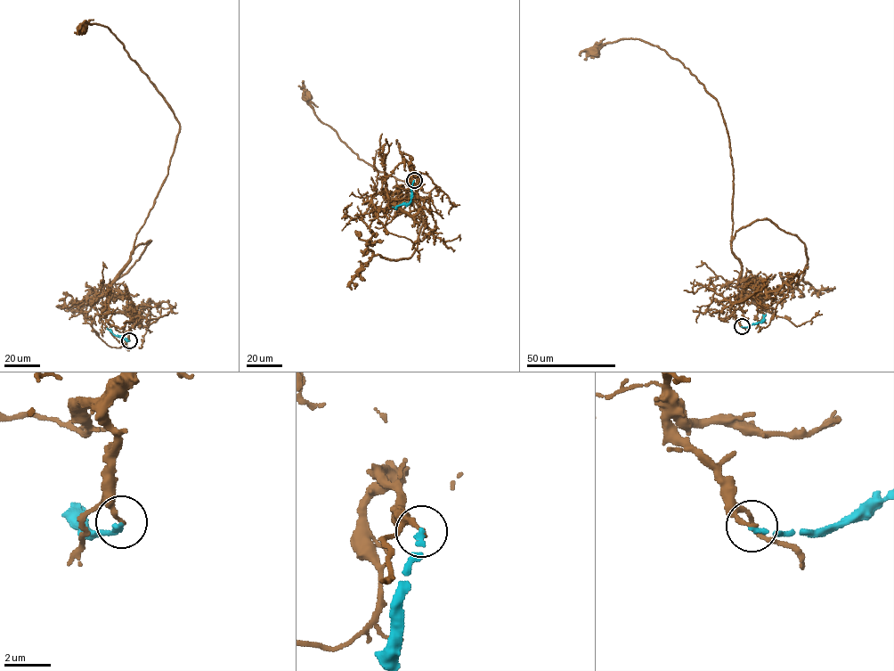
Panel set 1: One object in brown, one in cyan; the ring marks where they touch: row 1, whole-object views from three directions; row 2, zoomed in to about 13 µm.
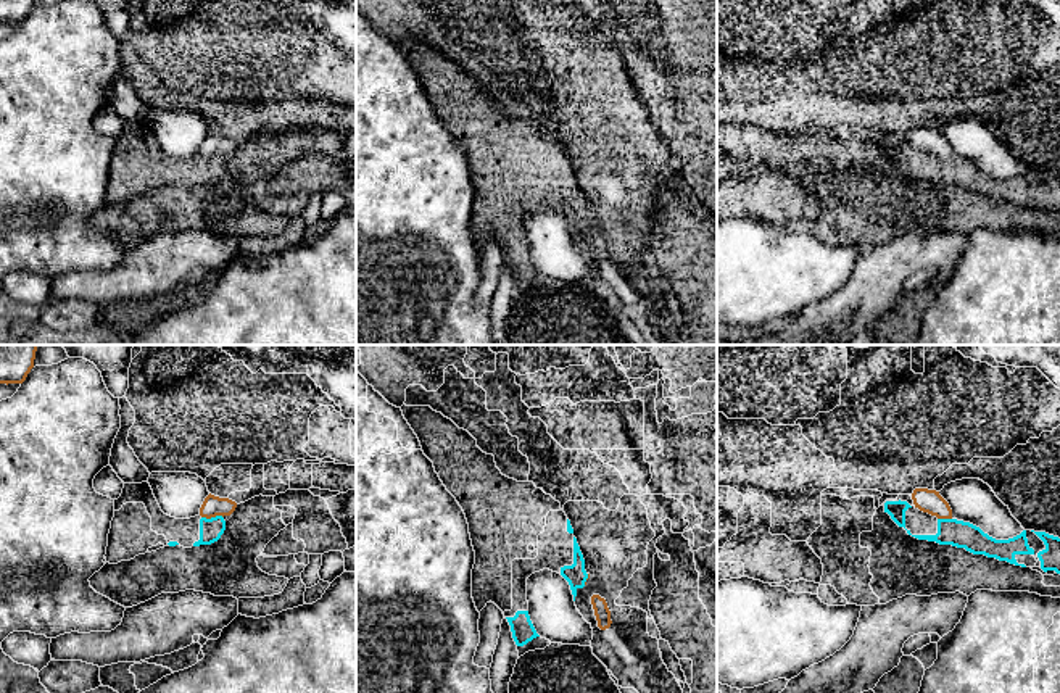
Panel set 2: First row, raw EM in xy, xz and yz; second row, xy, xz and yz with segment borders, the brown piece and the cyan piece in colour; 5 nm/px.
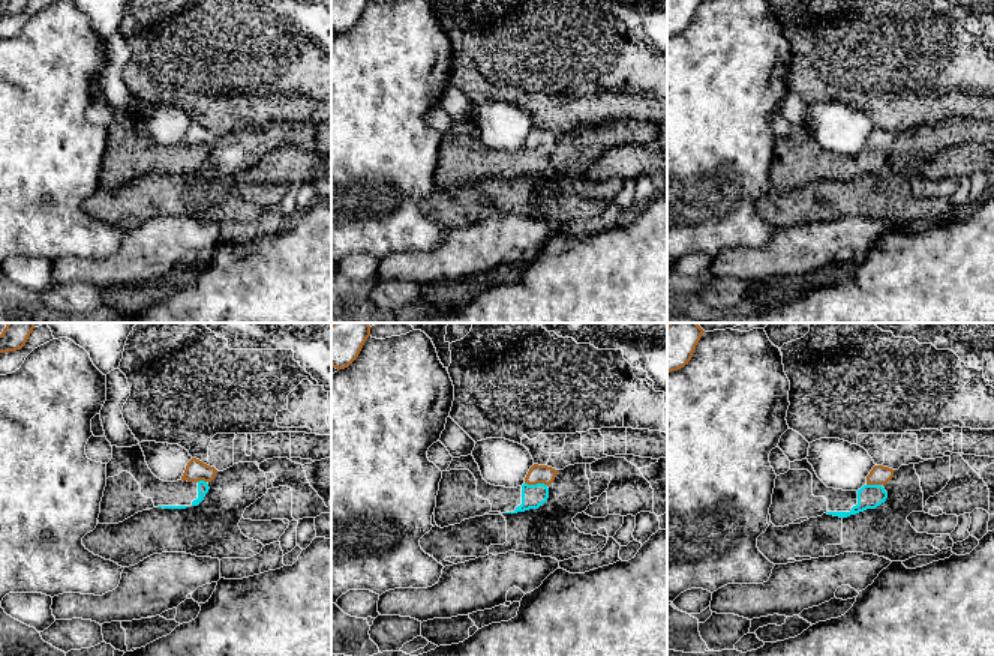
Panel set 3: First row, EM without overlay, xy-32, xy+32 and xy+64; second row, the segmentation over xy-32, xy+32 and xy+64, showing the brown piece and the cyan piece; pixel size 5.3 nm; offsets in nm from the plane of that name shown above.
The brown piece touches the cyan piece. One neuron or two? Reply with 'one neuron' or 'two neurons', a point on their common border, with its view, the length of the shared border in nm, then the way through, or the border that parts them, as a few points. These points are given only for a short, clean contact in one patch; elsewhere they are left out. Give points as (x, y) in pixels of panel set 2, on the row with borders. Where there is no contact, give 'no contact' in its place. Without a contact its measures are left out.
two neurons; meets brown in xy at (211, 516); contact 110 nm long; border along xy (223, 516), (202, 518)

